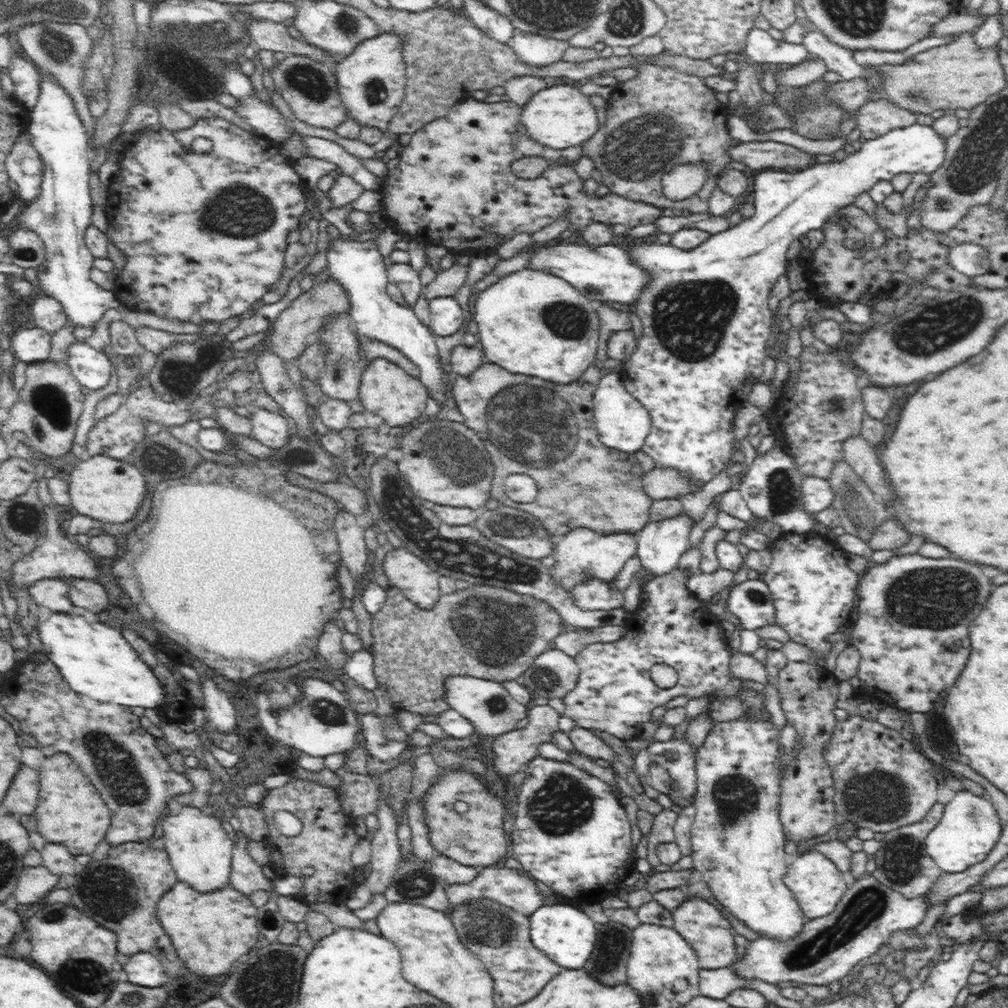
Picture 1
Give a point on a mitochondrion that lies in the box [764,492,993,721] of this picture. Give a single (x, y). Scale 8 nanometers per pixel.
(921, 603)

